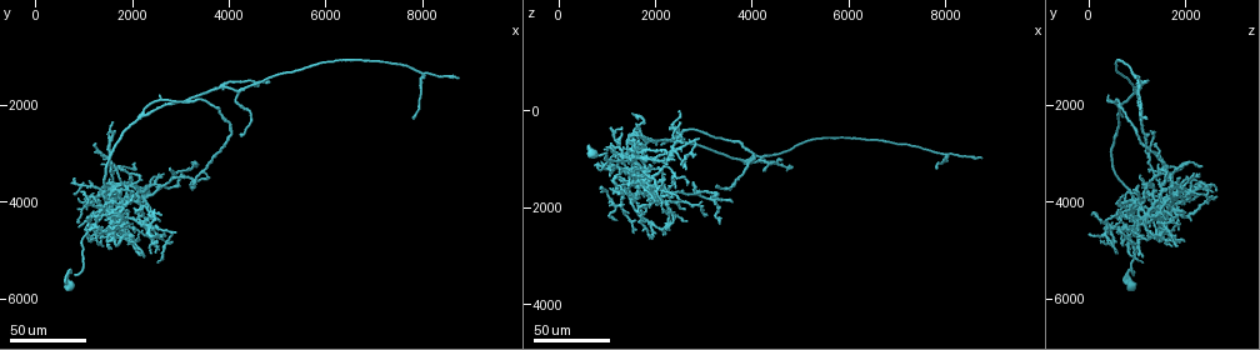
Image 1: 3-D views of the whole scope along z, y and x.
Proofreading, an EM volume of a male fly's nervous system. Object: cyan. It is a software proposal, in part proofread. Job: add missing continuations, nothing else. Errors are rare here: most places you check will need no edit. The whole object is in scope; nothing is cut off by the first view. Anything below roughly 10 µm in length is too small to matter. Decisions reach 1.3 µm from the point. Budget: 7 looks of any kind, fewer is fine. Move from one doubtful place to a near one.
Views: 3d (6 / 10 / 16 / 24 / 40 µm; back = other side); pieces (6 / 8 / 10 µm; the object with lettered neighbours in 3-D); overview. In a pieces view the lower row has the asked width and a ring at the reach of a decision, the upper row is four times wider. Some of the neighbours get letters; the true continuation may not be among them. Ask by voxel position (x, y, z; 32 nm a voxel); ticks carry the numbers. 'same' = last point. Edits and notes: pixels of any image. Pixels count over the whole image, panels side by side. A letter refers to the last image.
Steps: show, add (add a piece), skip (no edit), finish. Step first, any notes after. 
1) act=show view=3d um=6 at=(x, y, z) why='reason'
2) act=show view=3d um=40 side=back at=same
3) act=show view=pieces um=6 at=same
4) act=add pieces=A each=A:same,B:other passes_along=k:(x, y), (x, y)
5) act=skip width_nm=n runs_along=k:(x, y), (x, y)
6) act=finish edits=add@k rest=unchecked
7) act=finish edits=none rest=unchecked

act=show view=3d um=24 at=(2200, 4000, 2450) why='branch stops here'

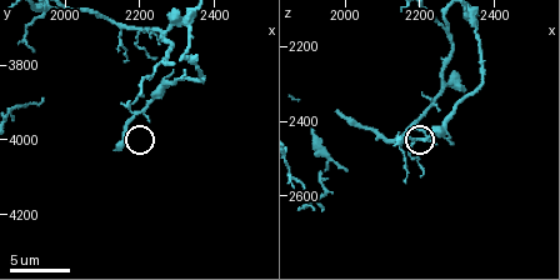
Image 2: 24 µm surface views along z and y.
act=show view=3d um=10 at=(2140, 4020, 2460) why='closer look'

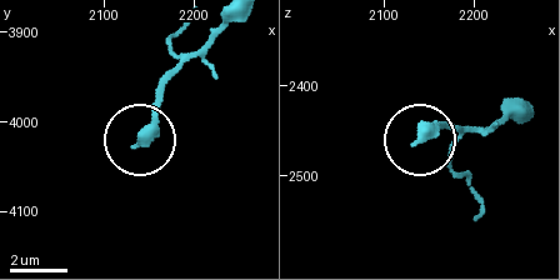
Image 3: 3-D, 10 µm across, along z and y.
act=show view=pieces um=8 at=(2135, 4025, 2460)

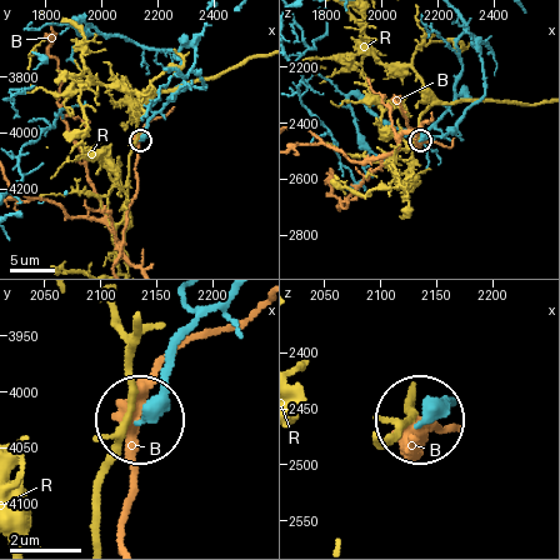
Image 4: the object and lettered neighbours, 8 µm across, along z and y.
act=skip each=B:other,R:other runs_along=4:(225, 300), (181, 344), (148, 413) found='no lettered piece goes on from it'

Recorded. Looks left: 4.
act=show view=3d um=24 at=(3200, 3600, 1550) why='end of a long branch'

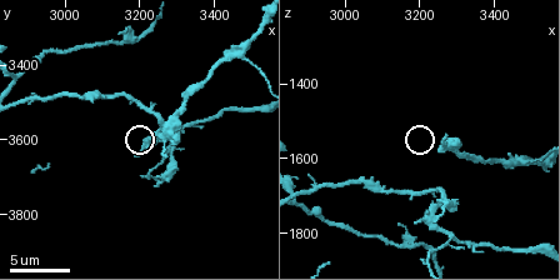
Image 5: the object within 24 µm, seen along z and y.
act=show view=pieces um=6 at=(3270, 3640, 1540)

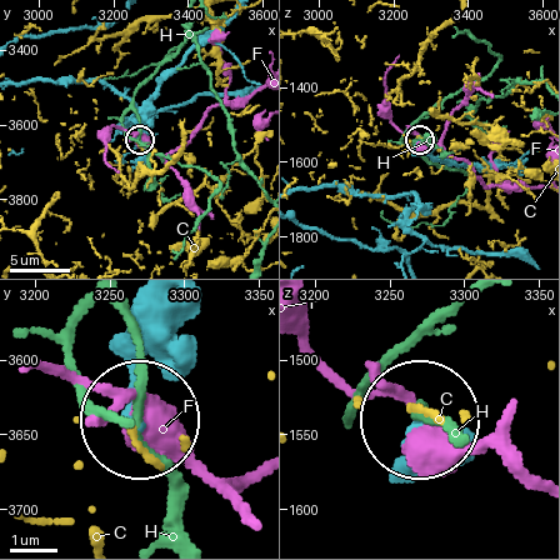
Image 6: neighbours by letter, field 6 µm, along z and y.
act=skip each=C:other,F:other,H:other found='none of them fits'

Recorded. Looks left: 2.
act=show view=3d um=40 at=(3600, 3450, 1850) why='long arm stops here'

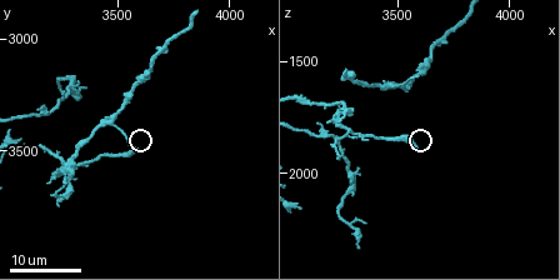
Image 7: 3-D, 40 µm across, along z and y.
act=show view=pieces um=10 at=(3590, 3500, 1880)

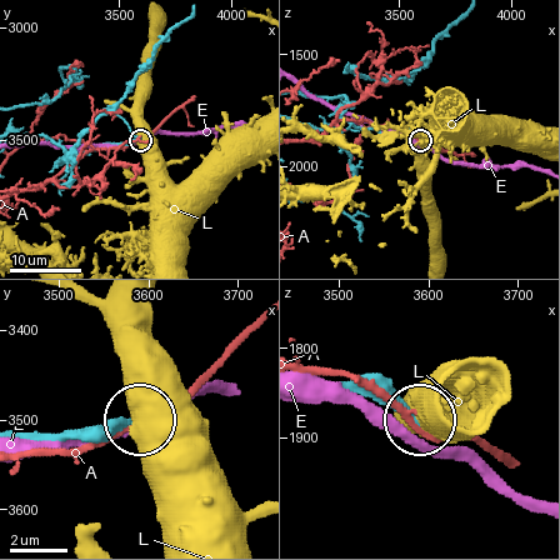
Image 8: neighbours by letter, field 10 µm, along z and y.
act=skip width_nm=210 each=A:other,E:other,L:other found='no lettered piece goes on from it'

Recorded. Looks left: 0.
act=finish edits=none rest=unchecked

